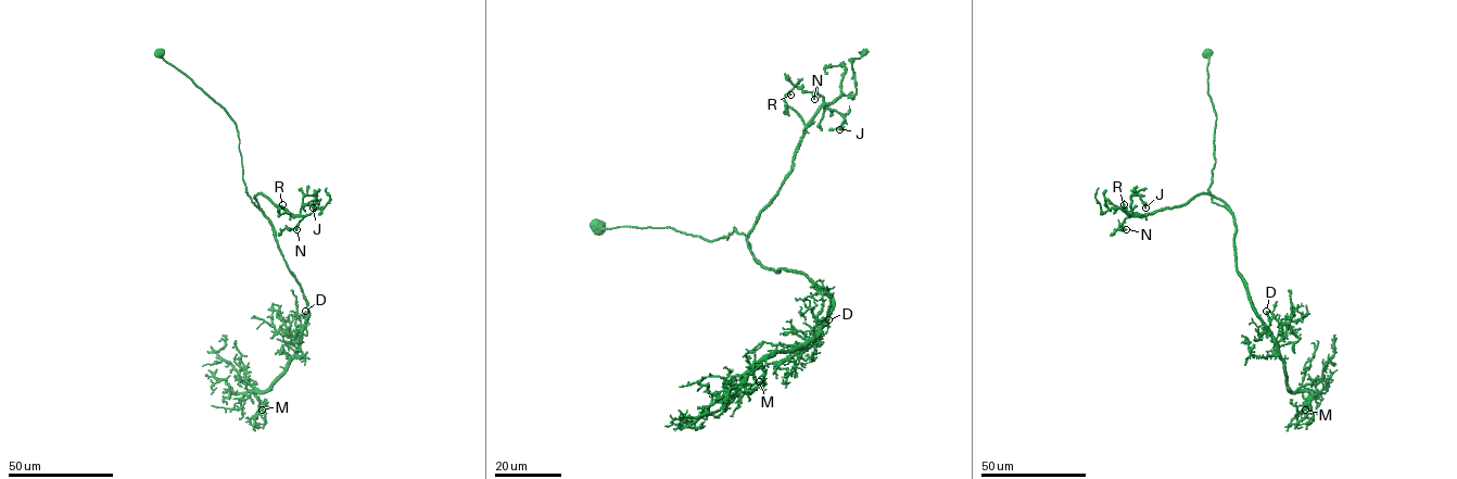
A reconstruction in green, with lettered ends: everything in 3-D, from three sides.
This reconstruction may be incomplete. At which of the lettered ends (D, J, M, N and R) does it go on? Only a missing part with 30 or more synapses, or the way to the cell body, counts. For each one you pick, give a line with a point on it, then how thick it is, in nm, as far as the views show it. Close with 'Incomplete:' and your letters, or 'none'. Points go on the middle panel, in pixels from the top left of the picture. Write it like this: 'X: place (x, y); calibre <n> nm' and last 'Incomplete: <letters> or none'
R: place (790, 95); calibre 180 nm
Incomplete: R

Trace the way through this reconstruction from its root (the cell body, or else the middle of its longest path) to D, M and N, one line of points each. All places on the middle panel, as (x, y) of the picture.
D: (599, 227), (672, 227), (708, 240), (734, 227), (763, 266), (799, 270), (833, 300), (828, 319)
M: (599, 227), (708, 240), (734, 227), (763, 266), (822, 290), (820, 331), (762, 358), (745, 389), (759, 381)
N: (599, 227), (672, 227), (708, 240), (734, 227), (756, 261), (747, 235), (790, 169), (822, 103), (814, 99)

